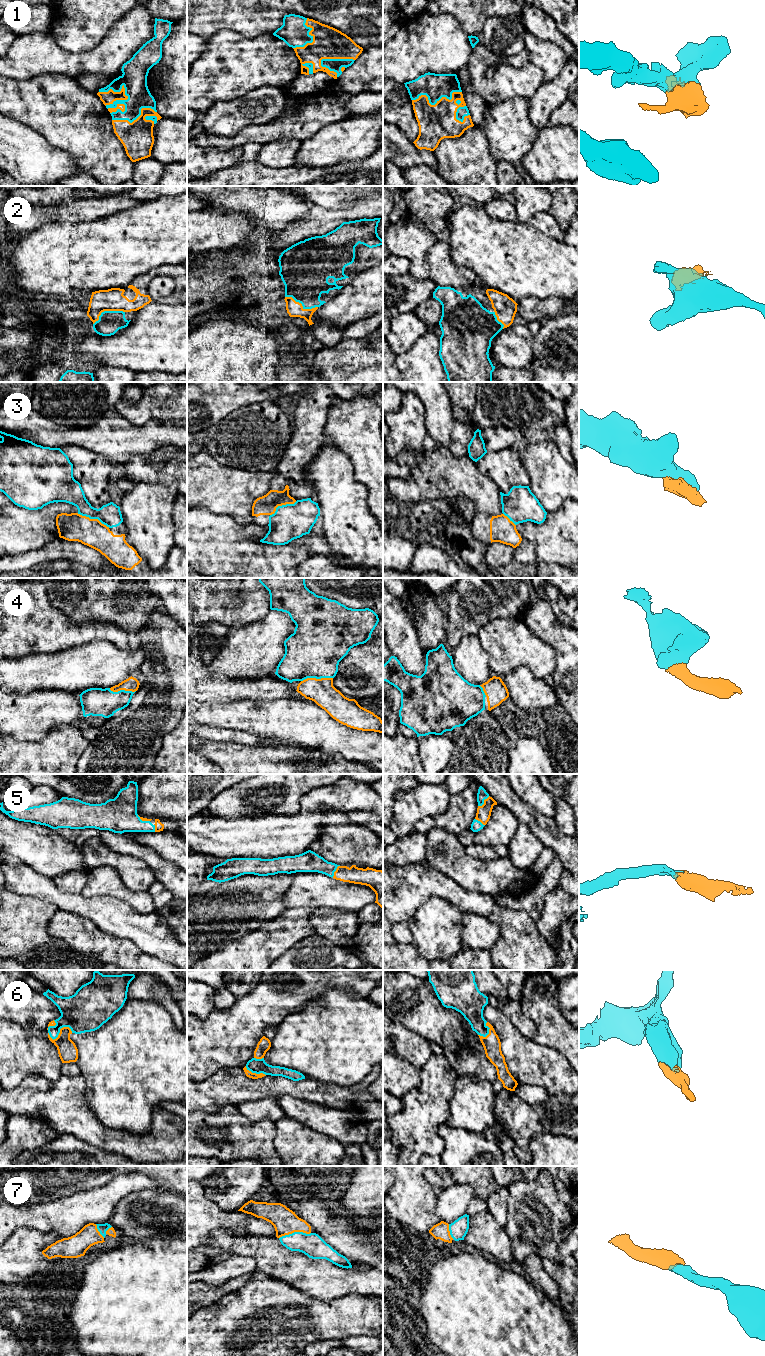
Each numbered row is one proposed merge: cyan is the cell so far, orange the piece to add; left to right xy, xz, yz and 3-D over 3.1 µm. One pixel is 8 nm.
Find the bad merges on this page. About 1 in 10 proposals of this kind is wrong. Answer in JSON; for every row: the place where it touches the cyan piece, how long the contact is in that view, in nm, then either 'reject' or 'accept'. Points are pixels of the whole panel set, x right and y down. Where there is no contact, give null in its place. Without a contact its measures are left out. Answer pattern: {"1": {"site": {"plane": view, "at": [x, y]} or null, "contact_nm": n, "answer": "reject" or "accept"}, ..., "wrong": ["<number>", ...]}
{"1": {"site": {"plane": "xy", "at": [117, 91]}, "contact_nm": 240, "answer": "accept"}, "2": {"site": {"plane": "xy", "at": [107, 311]}, "contact_nm": 280, "answer": "accept"}, "3": {"site": {"plane": "xy", "at": [93, 518]}, "contact_nm": 280, "answer": "accept"}, "4": {"site": {"plane": "xz", "at": [316, 678]}, "contact_nm": 260, "answer": "accept"}, "5": {"site": {"plane": "yz", "at": [483, 802]}, "contact_nm": 130, "answer": "accept"}, "6": {"site": {"plane": "xy", "at": [59, 1031]}, "contact_nm": 200, "answer": "accept"}, "7": {"site": {"plane": "xz", "at": [294, 1232]}, "contact_nm": 260, "answer": "accept"}, "wrong": []}

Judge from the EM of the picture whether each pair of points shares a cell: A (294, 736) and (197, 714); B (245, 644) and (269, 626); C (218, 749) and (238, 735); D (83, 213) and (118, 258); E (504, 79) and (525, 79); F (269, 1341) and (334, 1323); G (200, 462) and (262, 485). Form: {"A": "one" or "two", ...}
{"A": "one", "B": "one", "C": "two", "D": "two", "E": "one", "F": "one", "G": "one"}

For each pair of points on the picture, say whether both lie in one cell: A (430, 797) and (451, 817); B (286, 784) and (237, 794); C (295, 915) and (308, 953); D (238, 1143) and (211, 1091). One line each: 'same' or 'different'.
A: different
B: same
C: different
D: different

